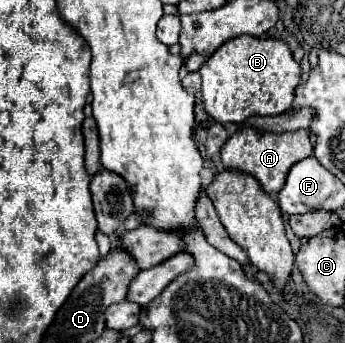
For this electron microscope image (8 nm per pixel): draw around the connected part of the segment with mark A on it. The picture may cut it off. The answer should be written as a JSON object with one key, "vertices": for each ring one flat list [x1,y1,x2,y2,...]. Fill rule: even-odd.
{"vertices":[[240,128,222,146,220,160,222,160,222,166,228,170,246,172,246,174,254,176,260,182,264,192,278,194,286,182,286,176,288,176,288,170,292,168,292,164,308,158,310,154,312,154,312,144,308,138,308,130,272,134,272,132,262,132,256,128]]}

